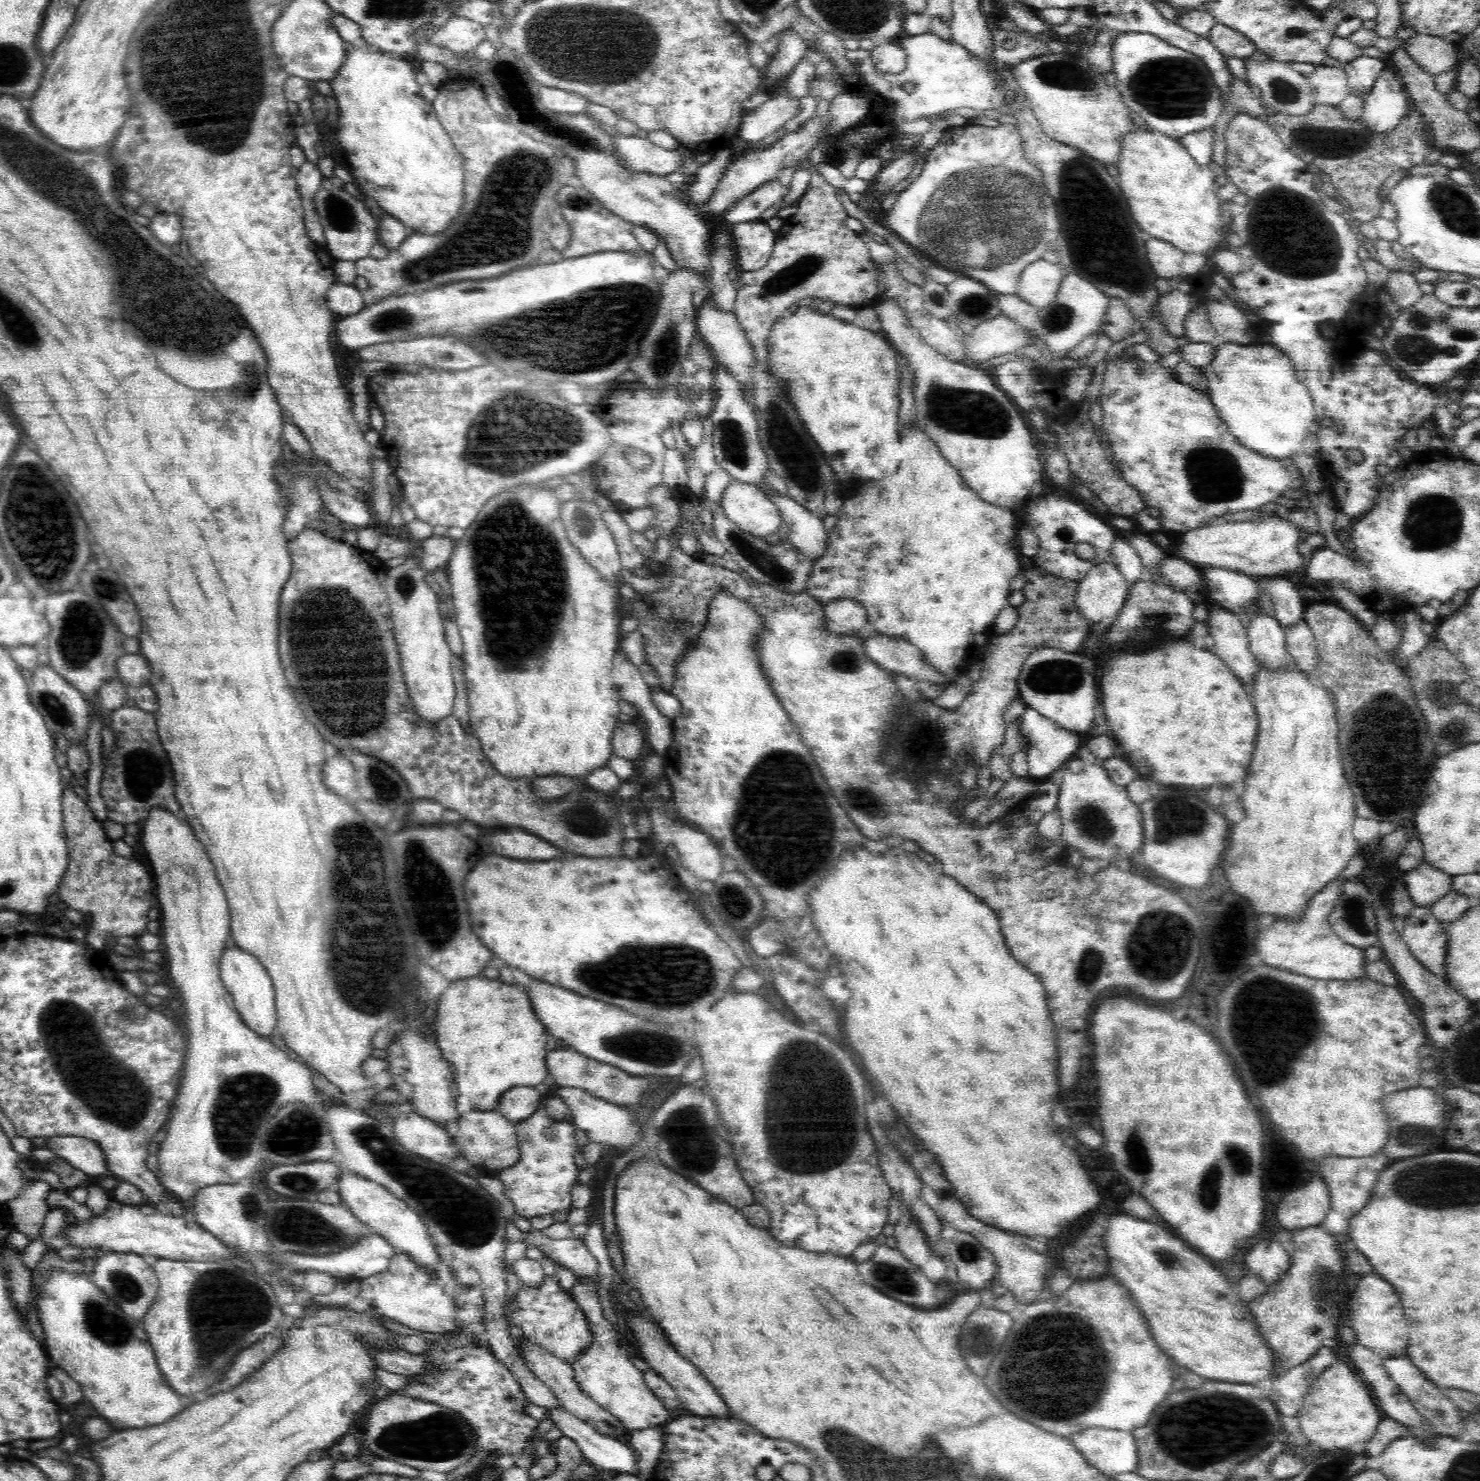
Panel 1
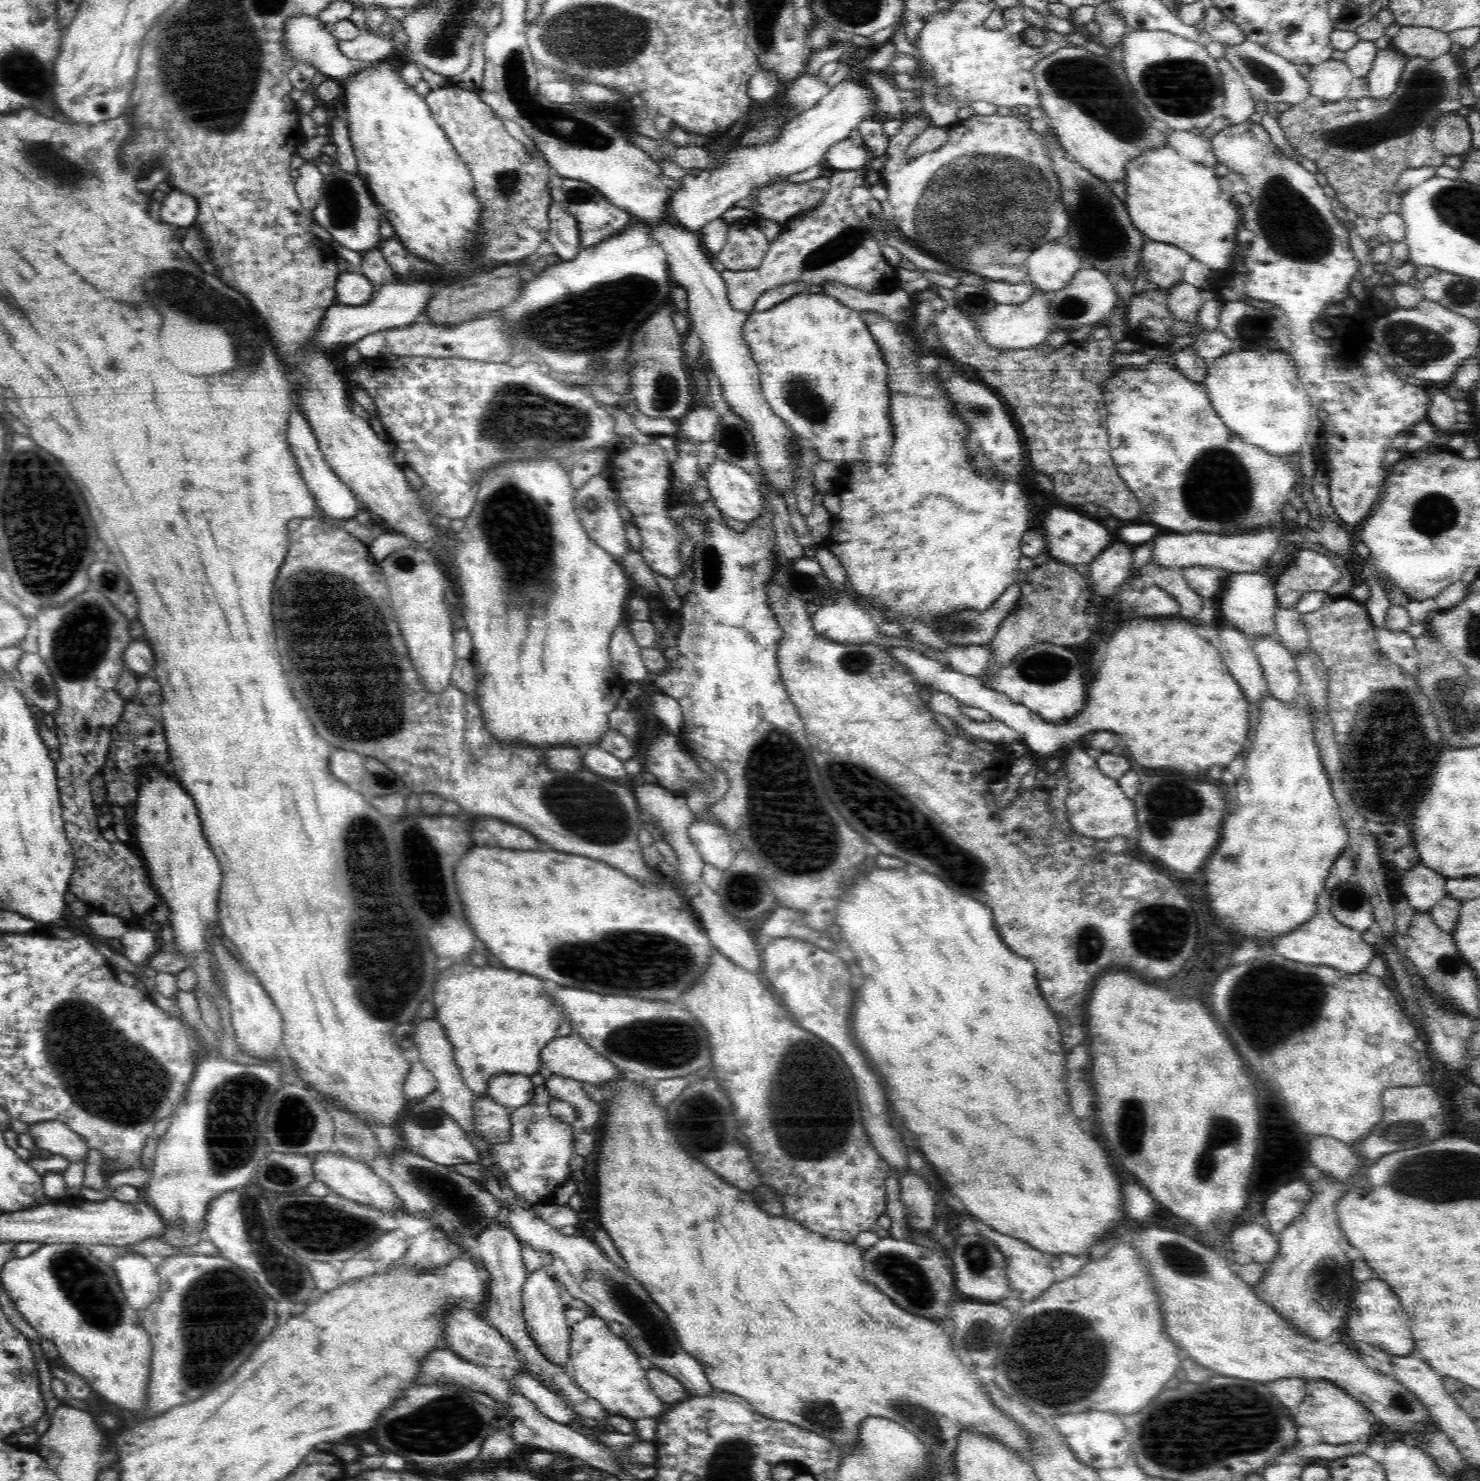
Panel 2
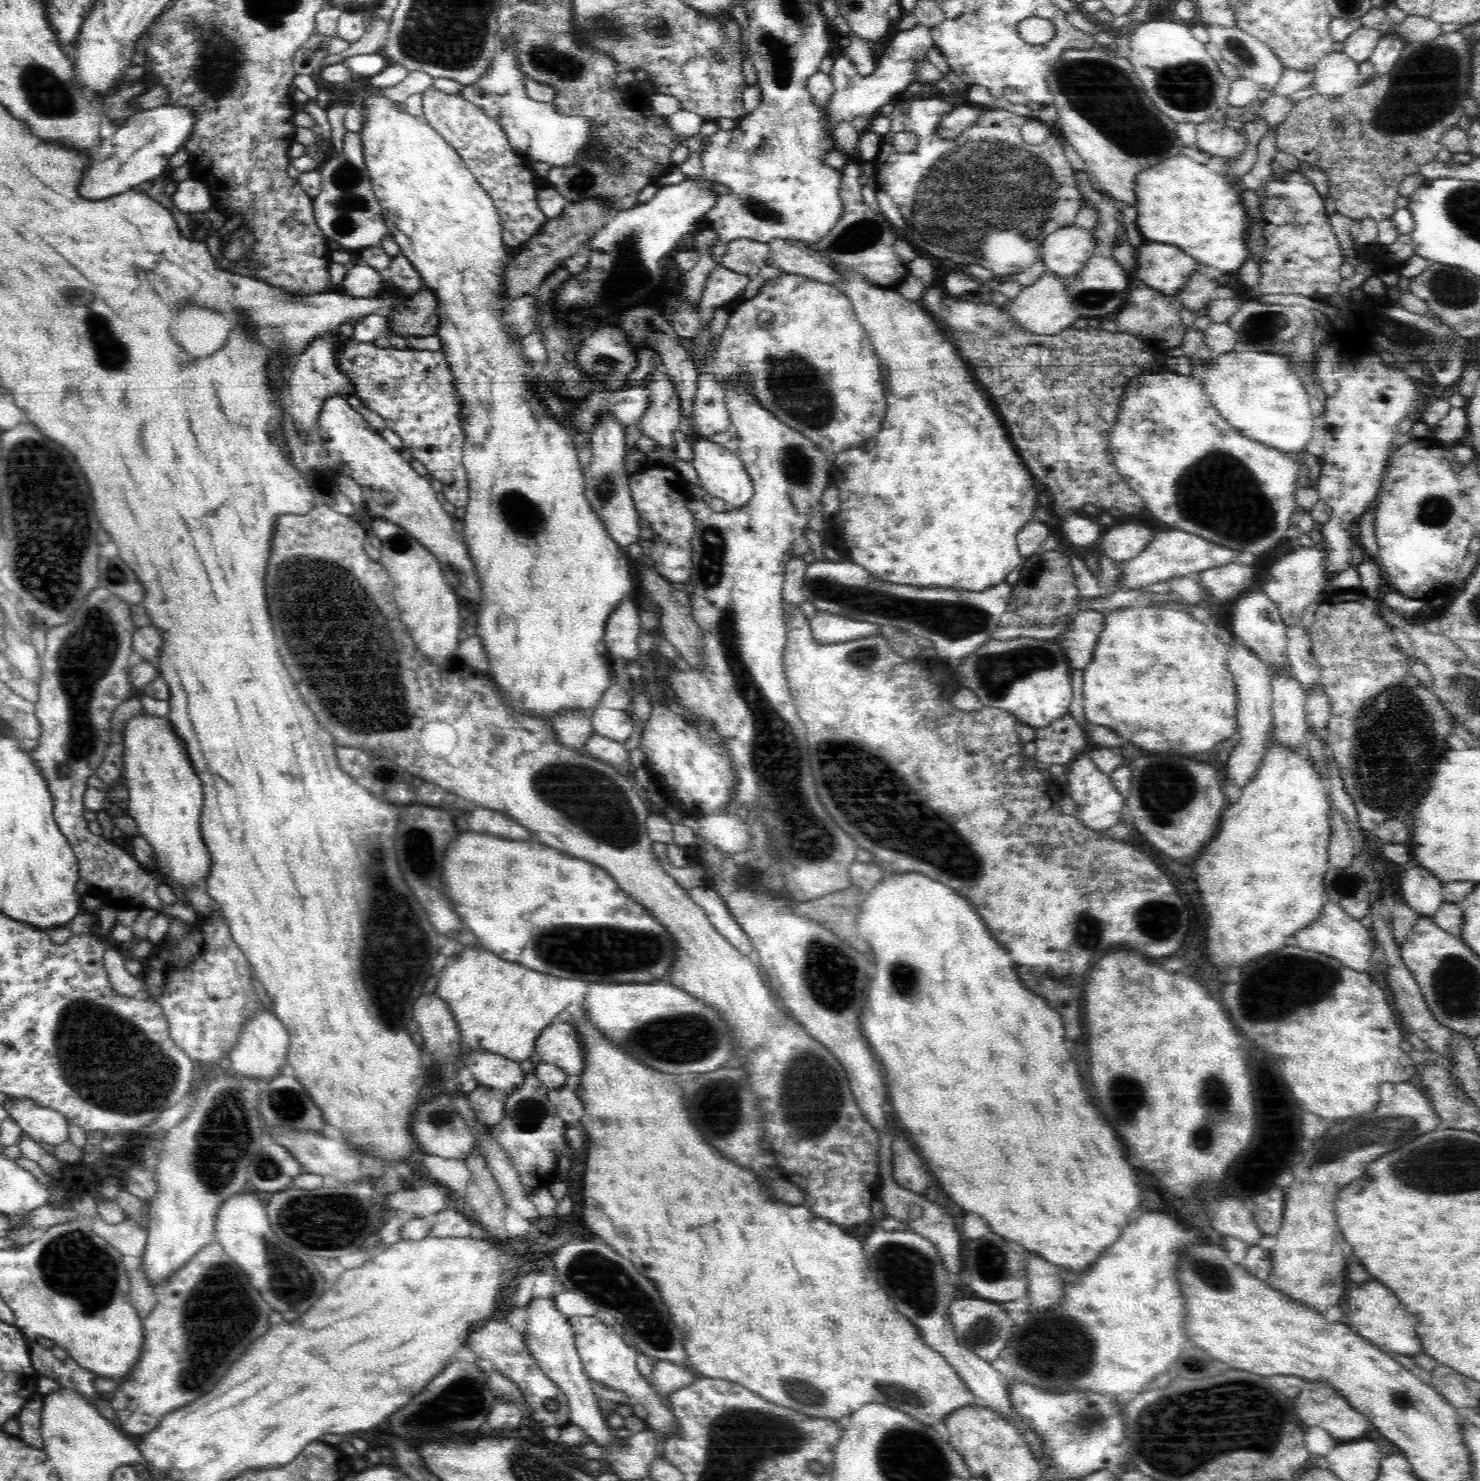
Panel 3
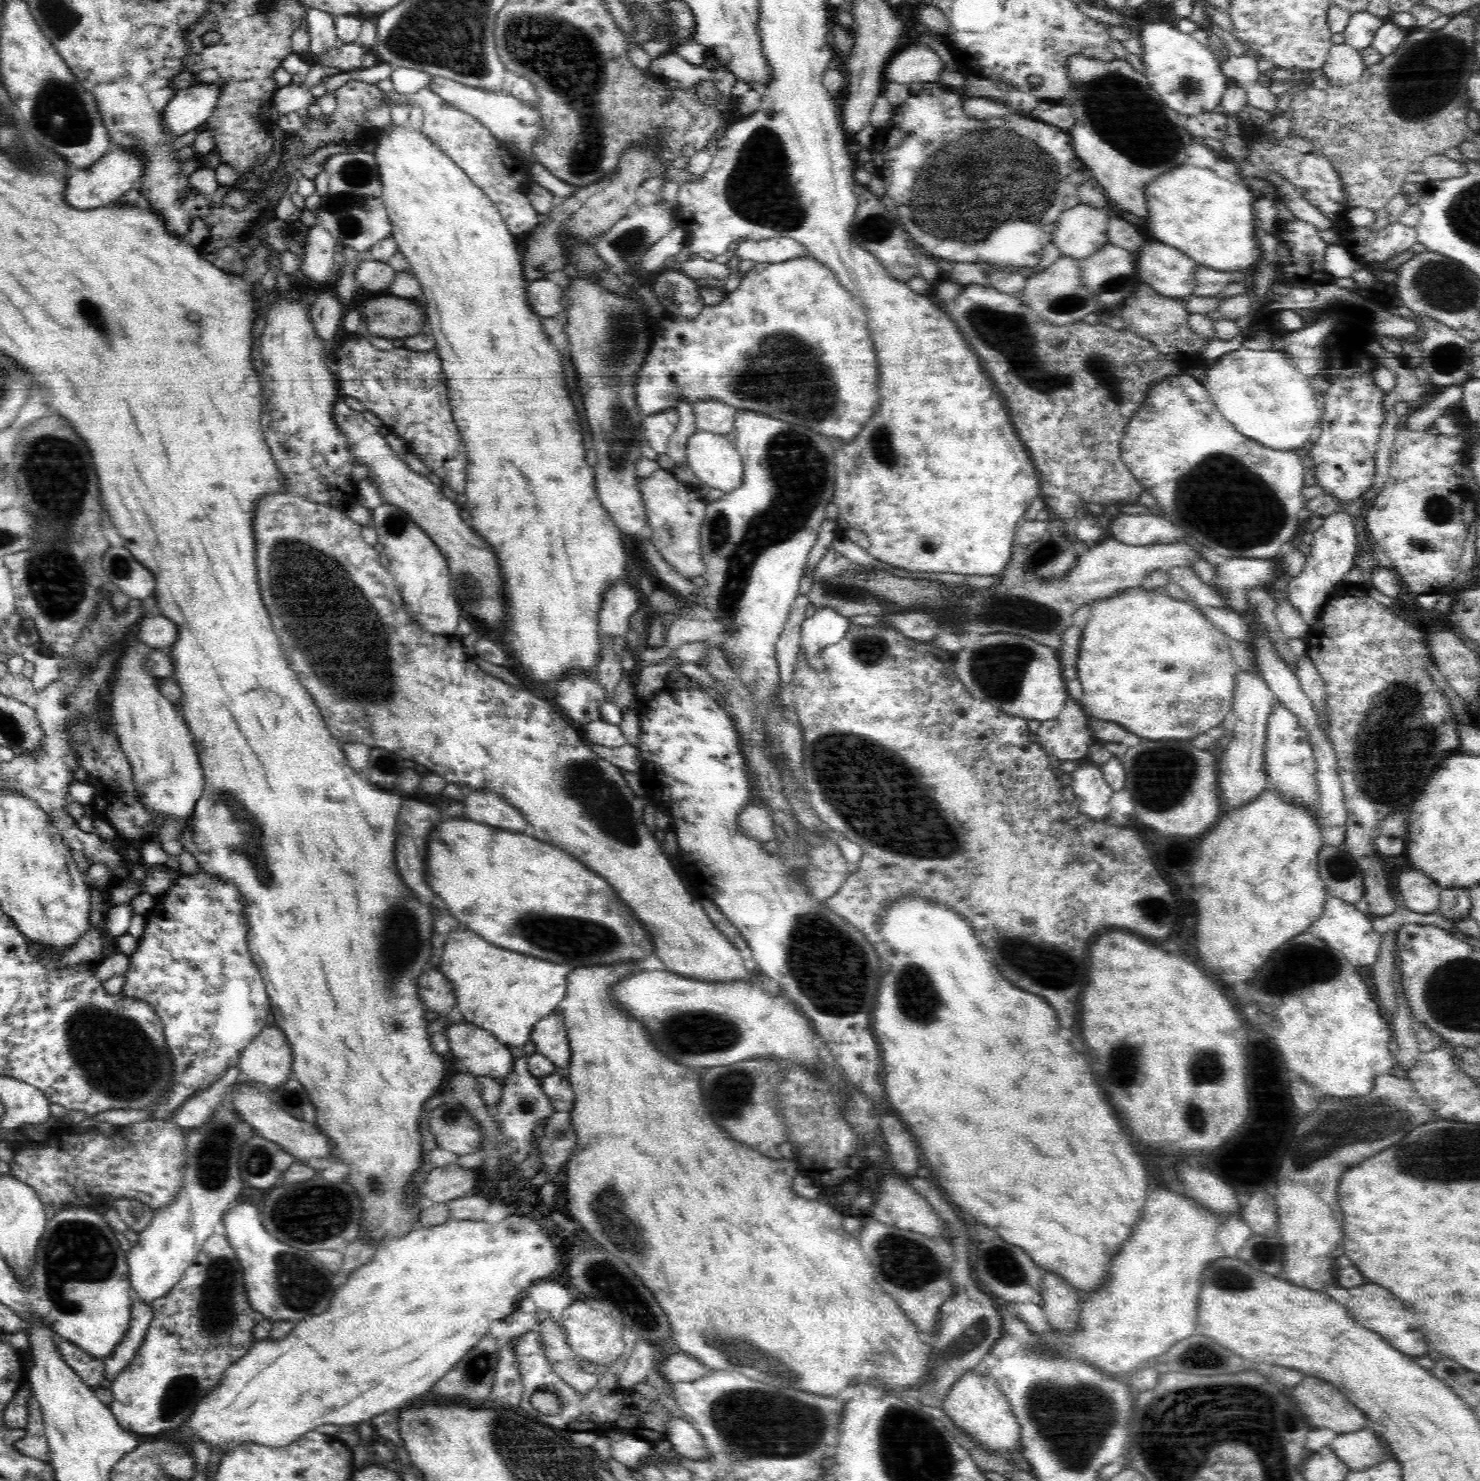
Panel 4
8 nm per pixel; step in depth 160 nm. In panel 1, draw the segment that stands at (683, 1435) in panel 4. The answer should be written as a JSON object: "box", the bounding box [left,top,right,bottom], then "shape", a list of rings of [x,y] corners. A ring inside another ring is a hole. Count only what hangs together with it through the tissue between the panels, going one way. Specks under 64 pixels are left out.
{"box":[571,1280,669,1432],"shape":[[[577,1280],[571,1289],[571,1294],[575,1302],[580,1305],[580,1310],[584,1311],[593,1333],[593,1339],[588,1348],[584,1348],[572,1362],[579,1387],[592,1398],[593,1402],[620,1419],[629,1432],[668,1423],[669,1410],[647,1387],[643,1372],[633,1365],[626,1349],[622,1347],[622,1342],[614,1334],[614,1328],[605,1318],[603,1306],[597,1294],[597,1286],[593,1286],[593,1282],[589,1280]]]}

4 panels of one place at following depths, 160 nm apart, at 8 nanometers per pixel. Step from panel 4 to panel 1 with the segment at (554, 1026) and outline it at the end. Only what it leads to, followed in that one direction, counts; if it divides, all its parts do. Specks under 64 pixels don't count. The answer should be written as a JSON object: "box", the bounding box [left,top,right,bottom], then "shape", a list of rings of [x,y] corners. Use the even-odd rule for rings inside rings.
{"box":[545,1046,656,1105],"shape":[[[551,1046],[545,1061],[547,1072],[554,1076],[556,1085],[583,1088],[592,1096],[617,1105],[640,1102],[640,1098],[646,1094],[646,1090],[650,1086],[650,1080],[656,1080],[653,1076],[631,1075],[617,1066],[584,1056],[573,1048],[556,1050]]]}

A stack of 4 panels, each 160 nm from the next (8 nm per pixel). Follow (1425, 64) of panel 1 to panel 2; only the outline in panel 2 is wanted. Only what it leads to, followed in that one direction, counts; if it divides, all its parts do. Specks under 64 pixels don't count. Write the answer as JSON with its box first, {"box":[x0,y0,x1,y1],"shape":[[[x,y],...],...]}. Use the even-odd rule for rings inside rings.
{"box":[1391,26,1452,60],"shape":[[[1400,26],[1398,34],[1392,39],[1391,46],[1402,52],[1407,60],[1414,56],[1436,60],[1450,50],[1452,43],[1448,33],[1434,28]]]}

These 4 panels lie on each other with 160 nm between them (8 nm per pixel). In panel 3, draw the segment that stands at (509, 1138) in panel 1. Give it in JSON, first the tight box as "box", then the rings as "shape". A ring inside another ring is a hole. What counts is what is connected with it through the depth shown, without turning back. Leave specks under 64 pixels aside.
{"box":[468,1085,508,1126],"shape":[[[478,1085],[468,1095],[468,1101],[471,1102],[471,1107],[476,1111],[477,1118],[482,1124],[492,1126],[504,1118],[508,1095],[506,1091]]]}

